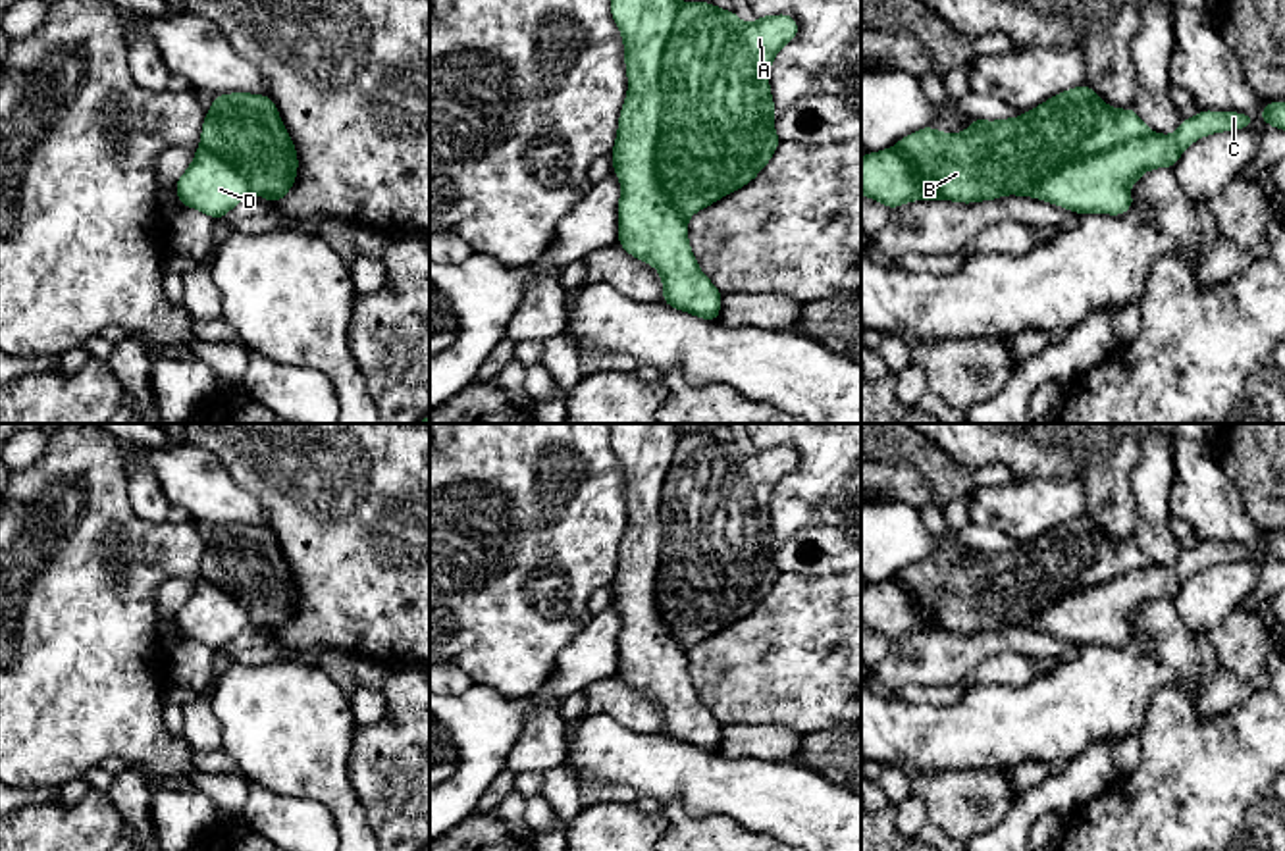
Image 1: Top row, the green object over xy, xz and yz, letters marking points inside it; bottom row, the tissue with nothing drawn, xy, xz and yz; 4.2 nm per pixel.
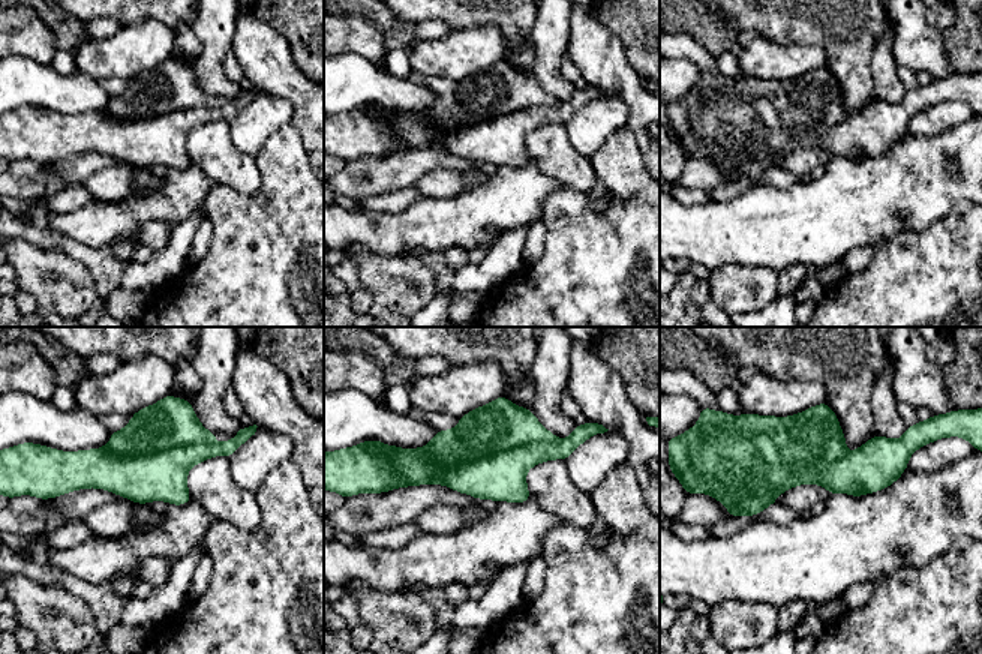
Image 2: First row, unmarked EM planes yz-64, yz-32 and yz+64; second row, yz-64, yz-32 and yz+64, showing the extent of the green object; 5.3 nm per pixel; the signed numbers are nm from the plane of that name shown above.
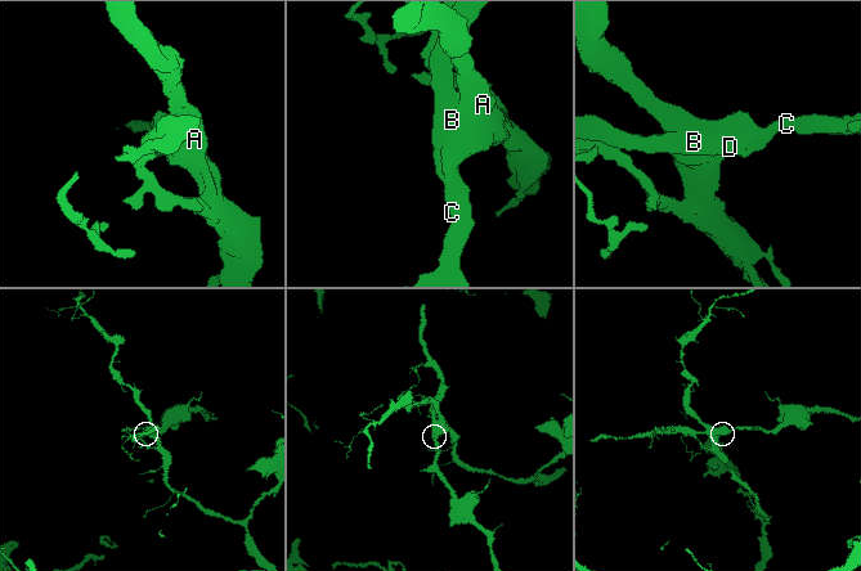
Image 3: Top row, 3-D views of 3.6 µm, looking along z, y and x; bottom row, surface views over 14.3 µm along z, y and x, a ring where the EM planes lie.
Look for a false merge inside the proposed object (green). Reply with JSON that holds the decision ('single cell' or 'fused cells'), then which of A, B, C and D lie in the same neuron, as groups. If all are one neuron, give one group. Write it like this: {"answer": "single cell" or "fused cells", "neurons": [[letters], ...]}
{"answer": "fused cells", "neurons": [["A", "B"], ["C", "D"]]}

